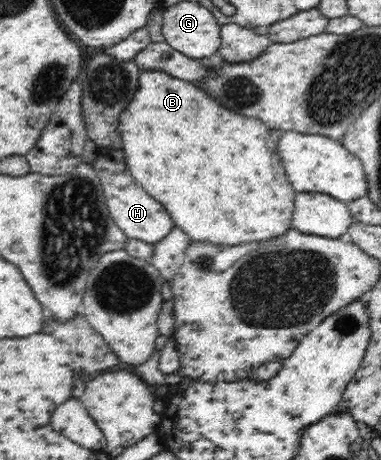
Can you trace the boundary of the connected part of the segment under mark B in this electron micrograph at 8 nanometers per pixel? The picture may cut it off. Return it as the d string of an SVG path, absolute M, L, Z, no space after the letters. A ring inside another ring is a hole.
M151 70L140 73L133 99L131 99L131 103L127 104L127 109L121 113L120 125L123 125L123 127L120 127L120 133L121 137L123 137L125 159L127 159L129 169L133 171L133 177L135 177L137 185L141 185L145 191L149 191L151 197L159 199L159 203L167 209L167 213L175 221L174 225L181 227L193 242L215 243L216 246L239 245L239 243L251 243L251 241L279 237L293 228L292 215L296 191L287 177L283 160L276 151L276 143L271 138L271 130L263 121L243 117L243 115L235 115L233 111L227 111L225 107L215 103L215 99L211 99L197 85L181 81L181 79L175 79L175 77L169 77L167 73L161 73L161 71Z

